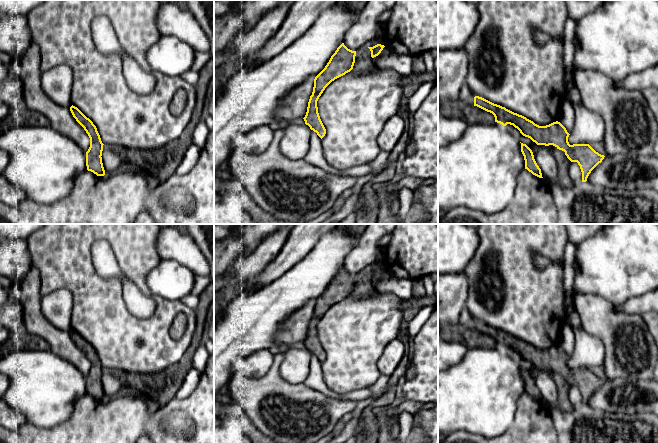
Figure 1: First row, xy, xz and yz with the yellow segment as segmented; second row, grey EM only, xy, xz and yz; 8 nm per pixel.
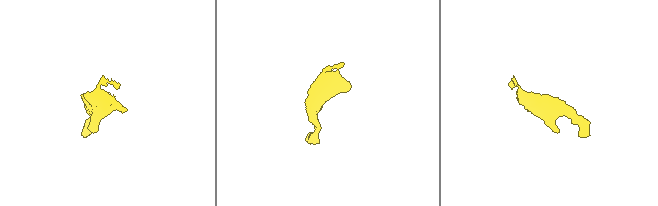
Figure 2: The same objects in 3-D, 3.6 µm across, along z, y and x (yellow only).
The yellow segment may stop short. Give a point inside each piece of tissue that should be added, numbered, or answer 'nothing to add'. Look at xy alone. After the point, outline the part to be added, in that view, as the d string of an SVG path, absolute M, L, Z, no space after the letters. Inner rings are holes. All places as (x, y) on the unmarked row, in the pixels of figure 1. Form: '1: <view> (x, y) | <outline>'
nothing to add

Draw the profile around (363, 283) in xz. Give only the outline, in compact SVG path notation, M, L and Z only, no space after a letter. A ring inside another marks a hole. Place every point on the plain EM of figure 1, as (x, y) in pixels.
M369 272L361 273L356 276L355 287L351 296L353 297L372 297L377 292L372 287L371 275Z

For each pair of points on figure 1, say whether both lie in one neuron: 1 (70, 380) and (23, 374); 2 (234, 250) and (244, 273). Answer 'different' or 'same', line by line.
1: same
2: different

